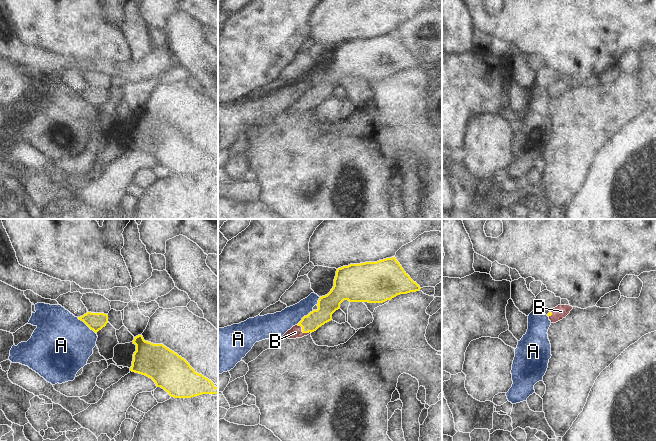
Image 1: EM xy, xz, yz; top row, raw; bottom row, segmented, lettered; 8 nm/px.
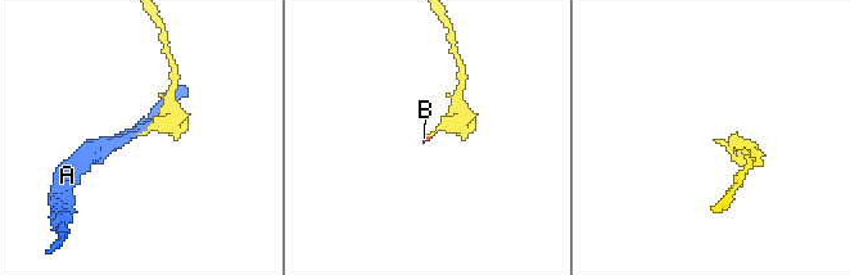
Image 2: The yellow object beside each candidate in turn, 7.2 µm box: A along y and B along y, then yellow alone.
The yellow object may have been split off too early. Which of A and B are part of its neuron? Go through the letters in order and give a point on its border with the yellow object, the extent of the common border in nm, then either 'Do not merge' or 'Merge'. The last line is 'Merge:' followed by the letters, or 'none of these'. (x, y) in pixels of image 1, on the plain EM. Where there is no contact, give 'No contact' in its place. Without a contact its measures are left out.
A: Touches yellow at xy (86, 100). Shared border 200 nm. Do not merge
B: Touches yellow at xz (303, 108). Shared border 140 nm. Merge
Merge: B

